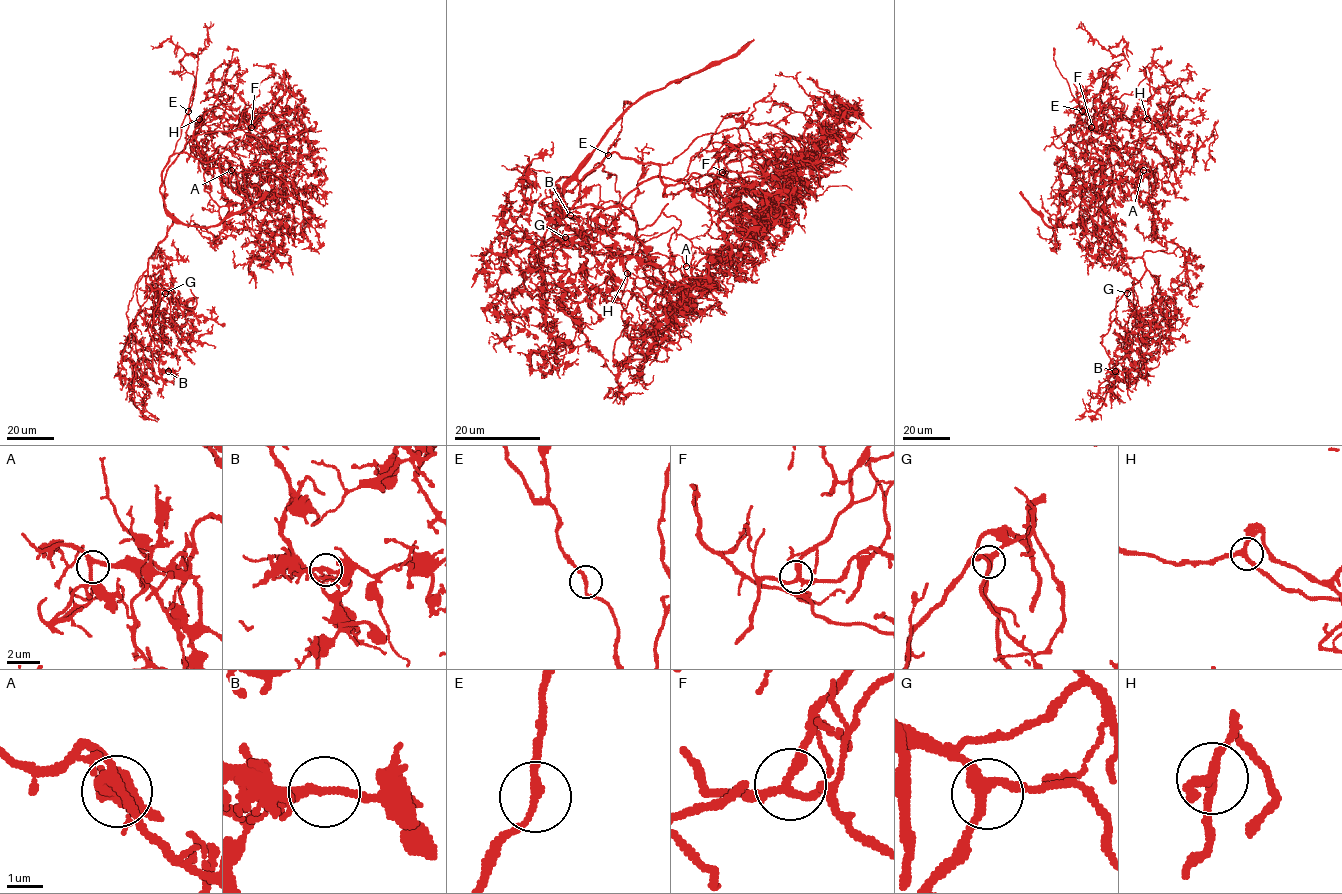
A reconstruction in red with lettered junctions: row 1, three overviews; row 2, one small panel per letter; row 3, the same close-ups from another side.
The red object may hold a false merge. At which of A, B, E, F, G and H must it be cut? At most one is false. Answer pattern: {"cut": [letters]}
{"cut": []}

